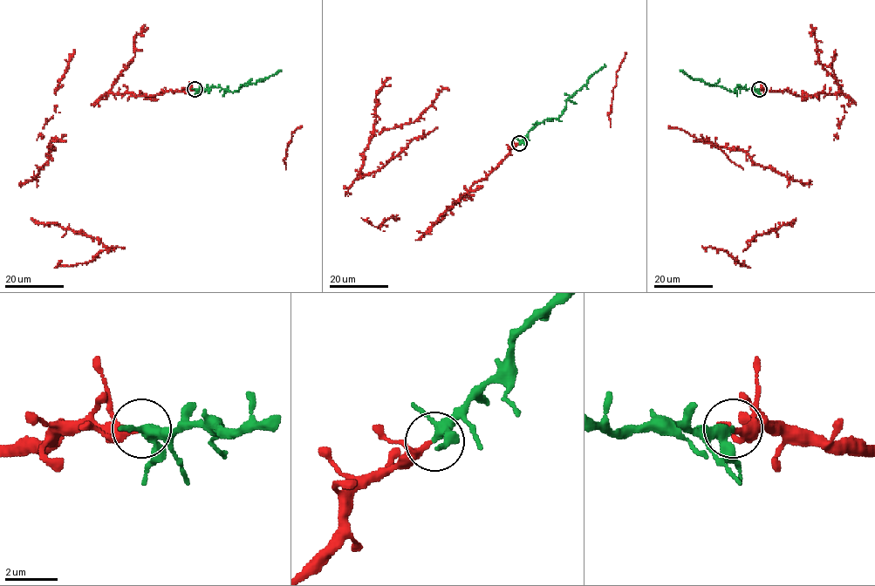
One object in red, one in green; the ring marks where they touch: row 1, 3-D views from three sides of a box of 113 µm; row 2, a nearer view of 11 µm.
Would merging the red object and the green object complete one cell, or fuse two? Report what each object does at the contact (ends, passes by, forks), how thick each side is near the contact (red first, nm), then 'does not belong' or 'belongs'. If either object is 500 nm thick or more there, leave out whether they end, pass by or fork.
red passes by; green forks there; 200 nm thick on the red side, 260 nm on the other; belongs

